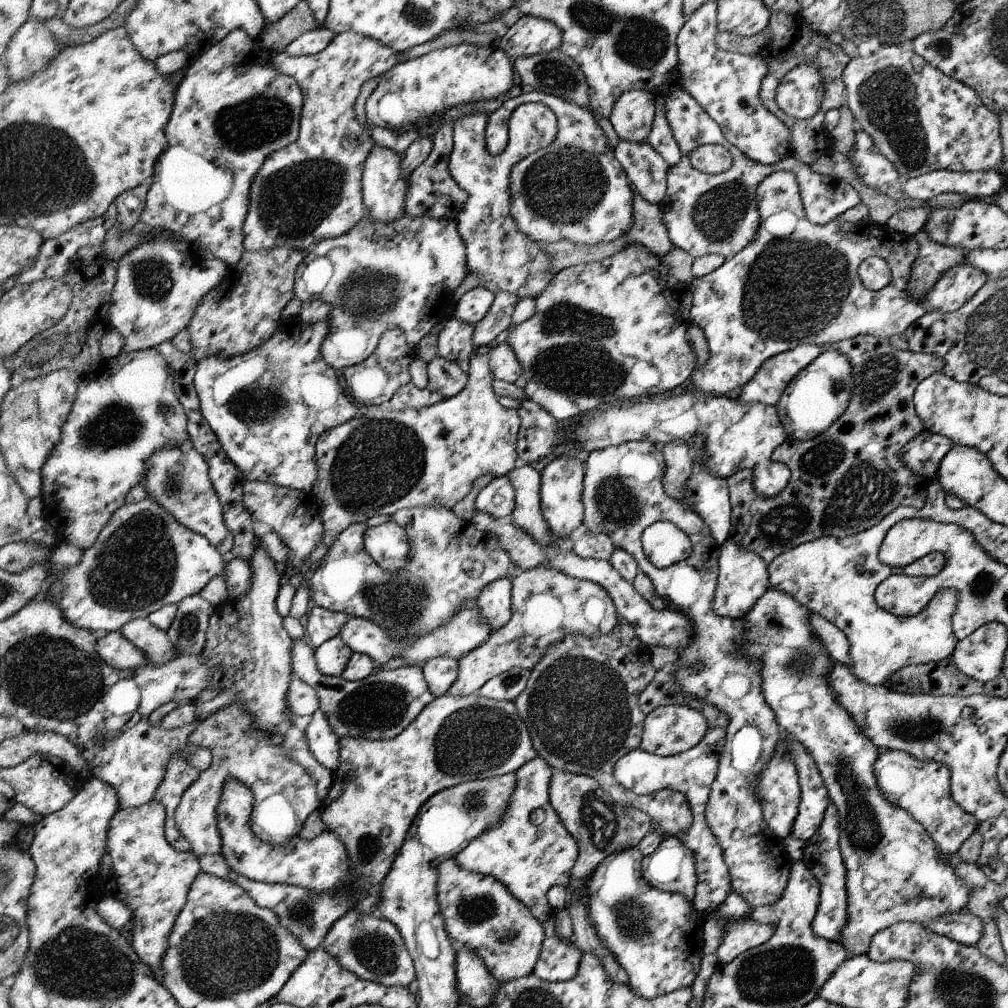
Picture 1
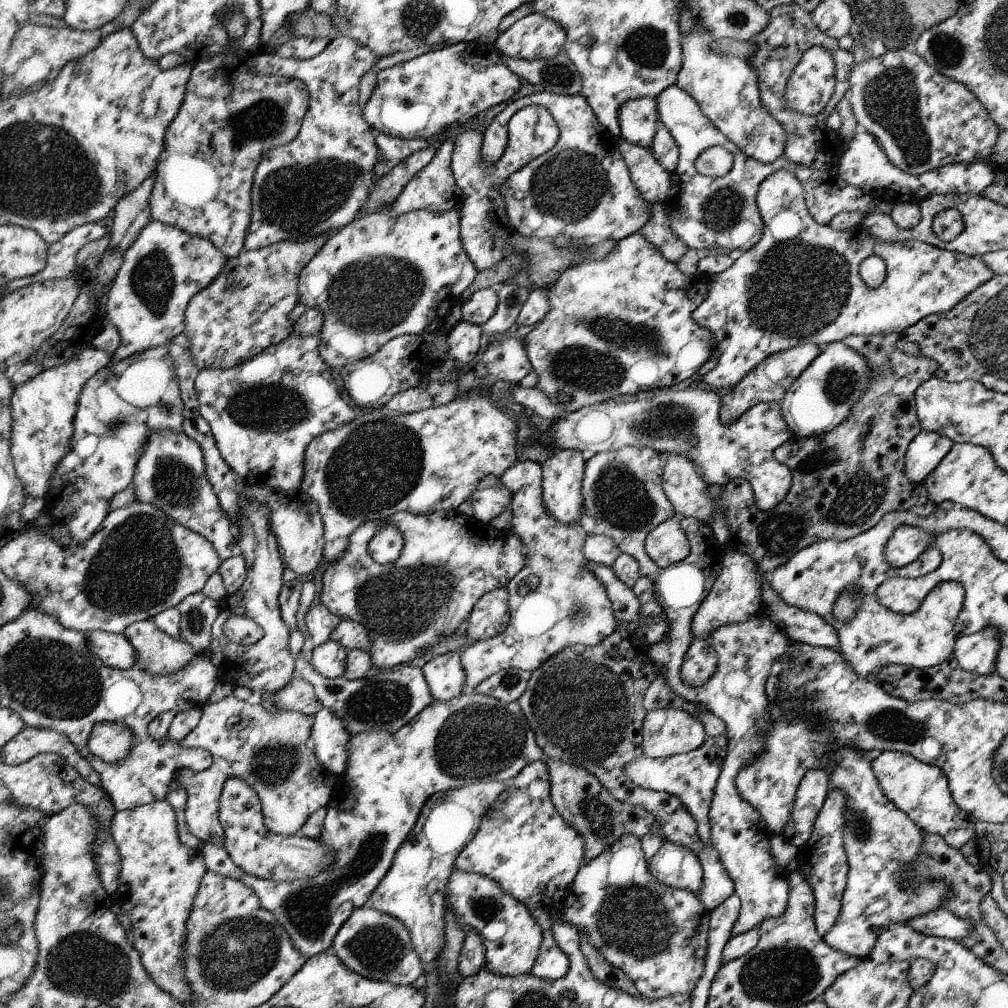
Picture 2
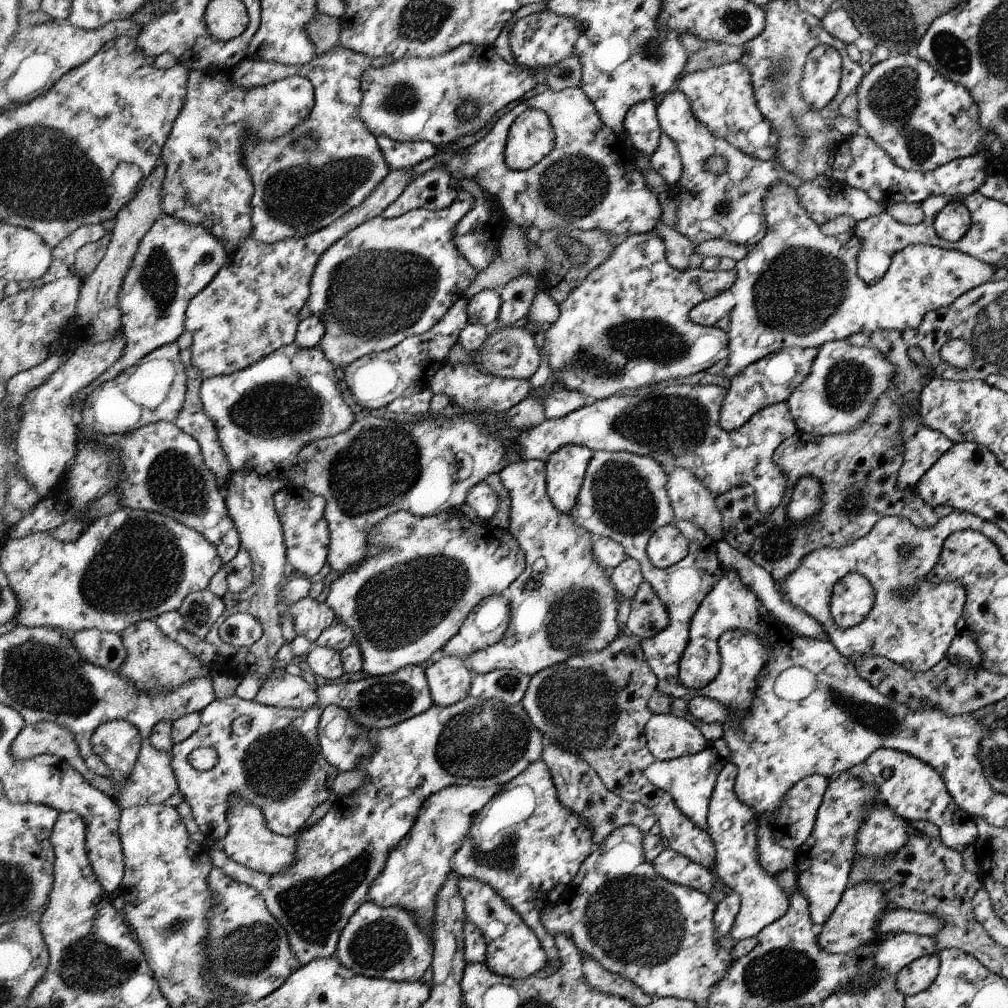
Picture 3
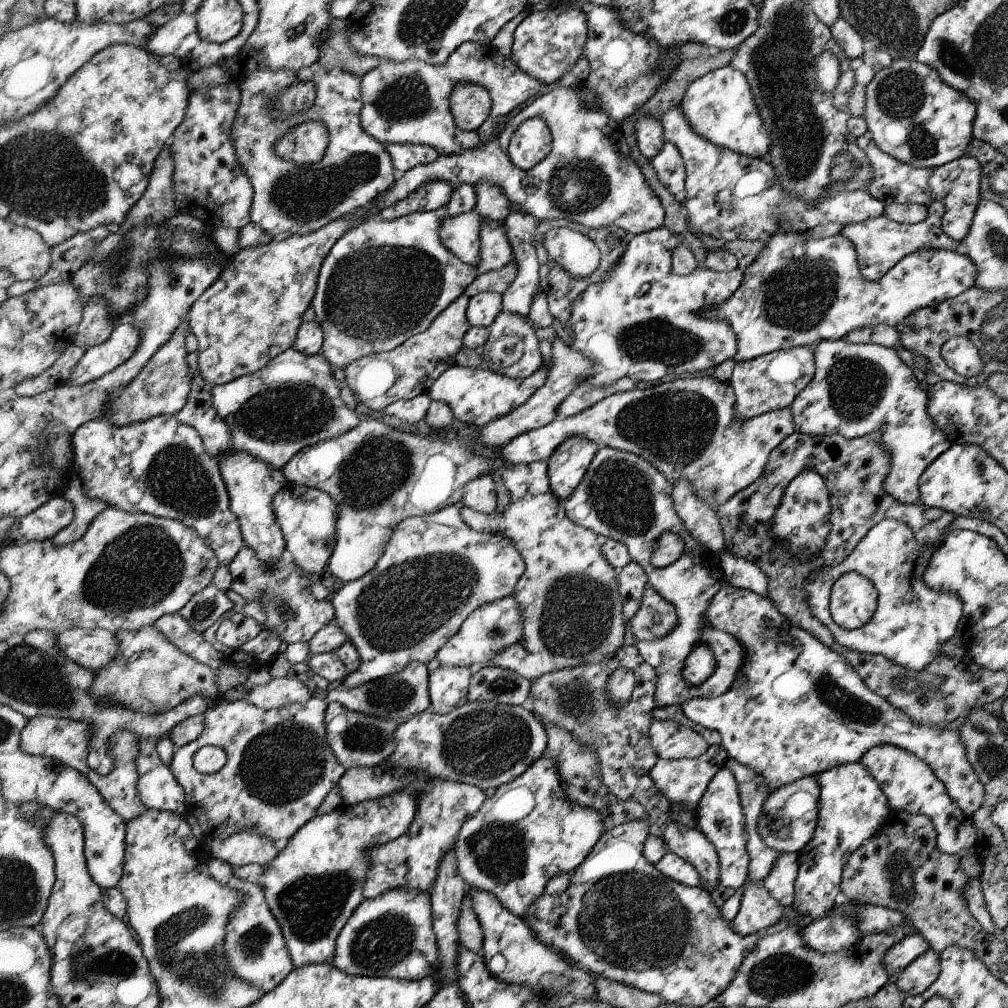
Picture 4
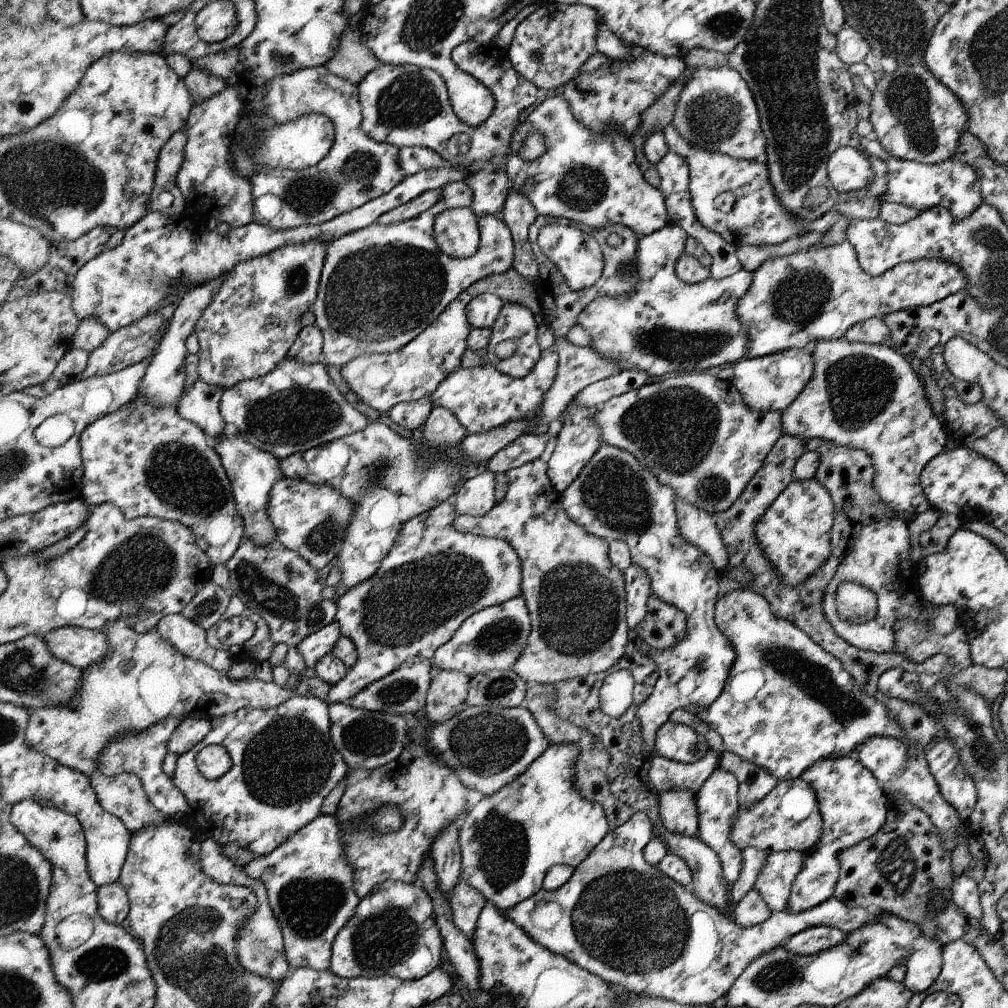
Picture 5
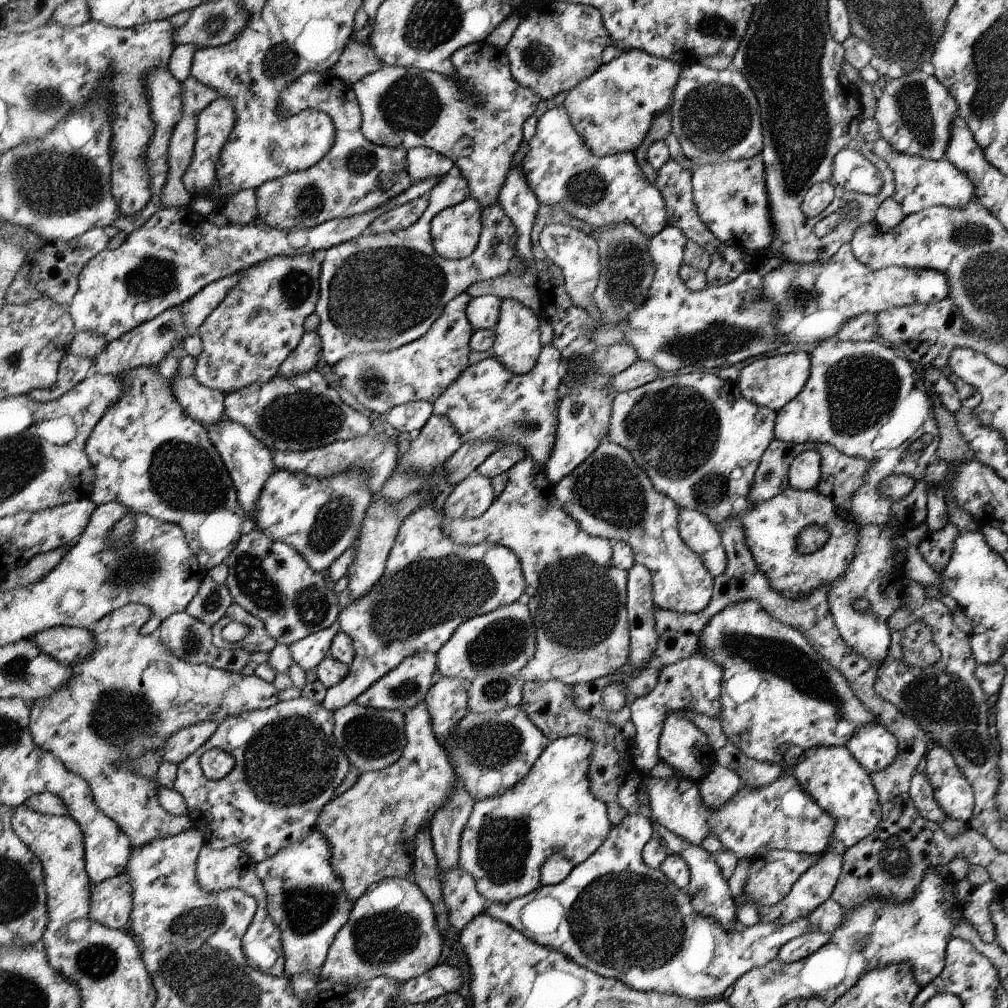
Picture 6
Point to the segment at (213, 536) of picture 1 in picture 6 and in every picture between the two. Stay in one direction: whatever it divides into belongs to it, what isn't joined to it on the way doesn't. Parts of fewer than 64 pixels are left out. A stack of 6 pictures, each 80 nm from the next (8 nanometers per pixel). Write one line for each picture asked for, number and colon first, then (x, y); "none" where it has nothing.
2: (173, 475)
3: (166, 471)
4: (162, 467)
5: (151, 460)
6: (151, 455)

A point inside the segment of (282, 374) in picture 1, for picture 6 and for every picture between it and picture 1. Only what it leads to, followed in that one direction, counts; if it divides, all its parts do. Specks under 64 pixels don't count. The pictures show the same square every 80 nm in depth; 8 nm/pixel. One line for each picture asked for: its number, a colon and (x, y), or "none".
2: (264, 413)
3: (266, 415)
4: (273, 414)
5: (296, 407)
6: (301, 413)

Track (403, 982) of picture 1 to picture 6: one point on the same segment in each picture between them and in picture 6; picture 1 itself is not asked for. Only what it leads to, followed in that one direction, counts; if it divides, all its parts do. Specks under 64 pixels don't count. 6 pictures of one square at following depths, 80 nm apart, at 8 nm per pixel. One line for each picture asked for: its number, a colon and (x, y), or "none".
2: (377, 945)
3: (386, 943)
4: (393, 935)
5: (393, 932)
6: (393, 931)

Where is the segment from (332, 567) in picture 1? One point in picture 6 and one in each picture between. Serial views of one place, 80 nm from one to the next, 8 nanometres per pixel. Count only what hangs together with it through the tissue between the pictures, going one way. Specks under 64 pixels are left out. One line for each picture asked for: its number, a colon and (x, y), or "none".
2: (450, 561)
3: (422, 577)
4: (436, 571)
5: (435, 578)
6: (431, 586)

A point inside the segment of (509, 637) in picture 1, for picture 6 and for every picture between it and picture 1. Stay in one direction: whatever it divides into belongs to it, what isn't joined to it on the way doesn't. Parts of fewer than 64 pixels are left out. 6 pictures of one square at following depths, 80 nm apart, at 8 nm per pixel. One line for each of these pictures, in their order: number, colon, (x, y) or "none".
2: (555, 602)
3: (564, 604)
4: (572, 612)
5: (576, 598)
6: (577, 595)

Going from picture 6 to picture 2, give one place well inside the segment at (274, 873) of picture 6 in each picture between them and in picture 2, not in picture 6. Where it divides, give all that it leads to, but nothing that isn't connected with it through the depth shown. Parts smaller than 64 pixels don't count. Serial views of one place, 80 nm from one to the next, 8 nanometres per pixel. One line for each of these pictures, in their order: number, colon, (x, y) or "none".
2: (473, 739)
3: (477, 742)
4: (316, 884)
5: (310, 884)

